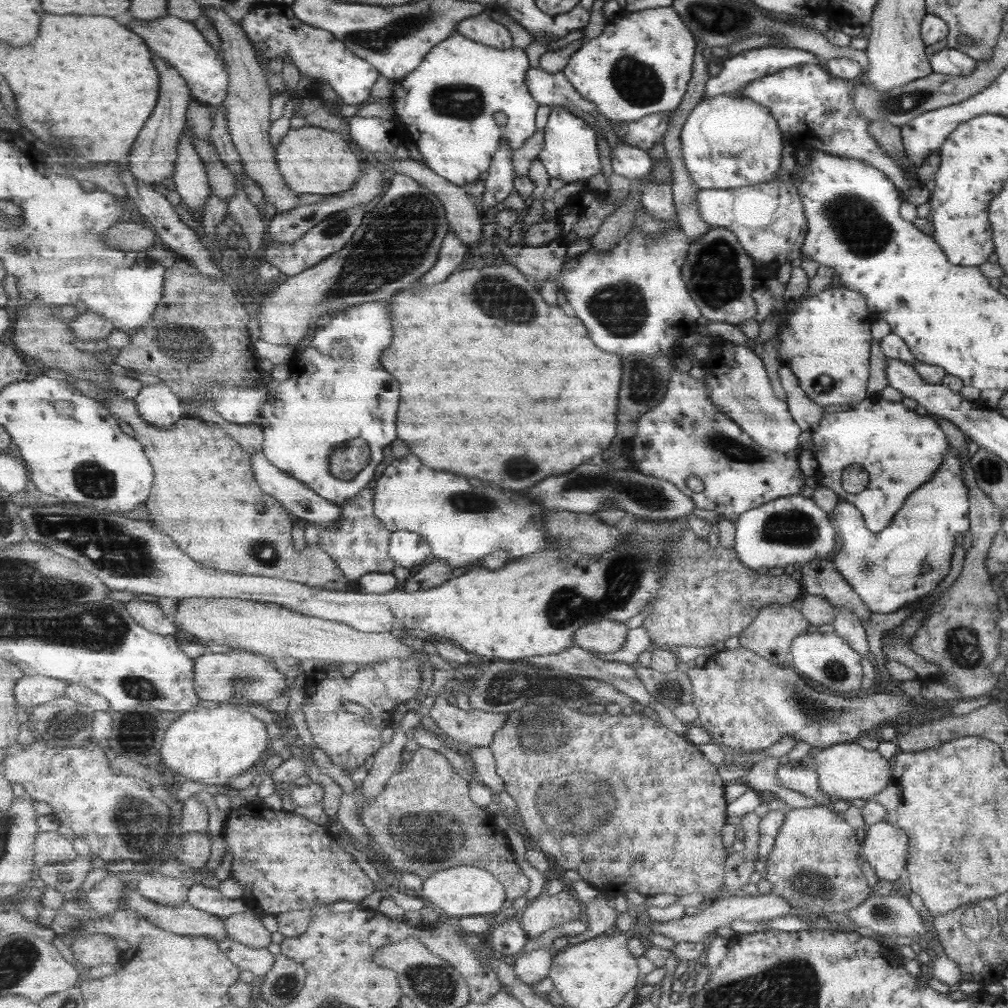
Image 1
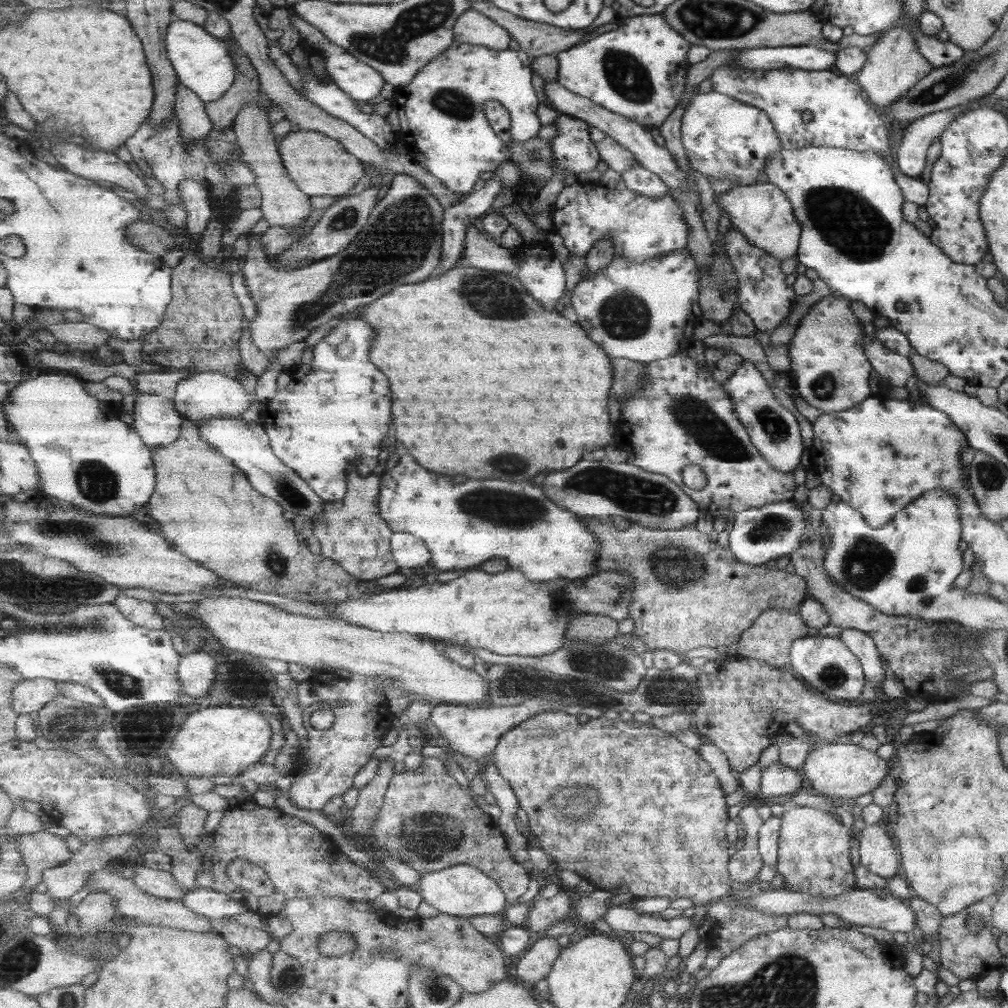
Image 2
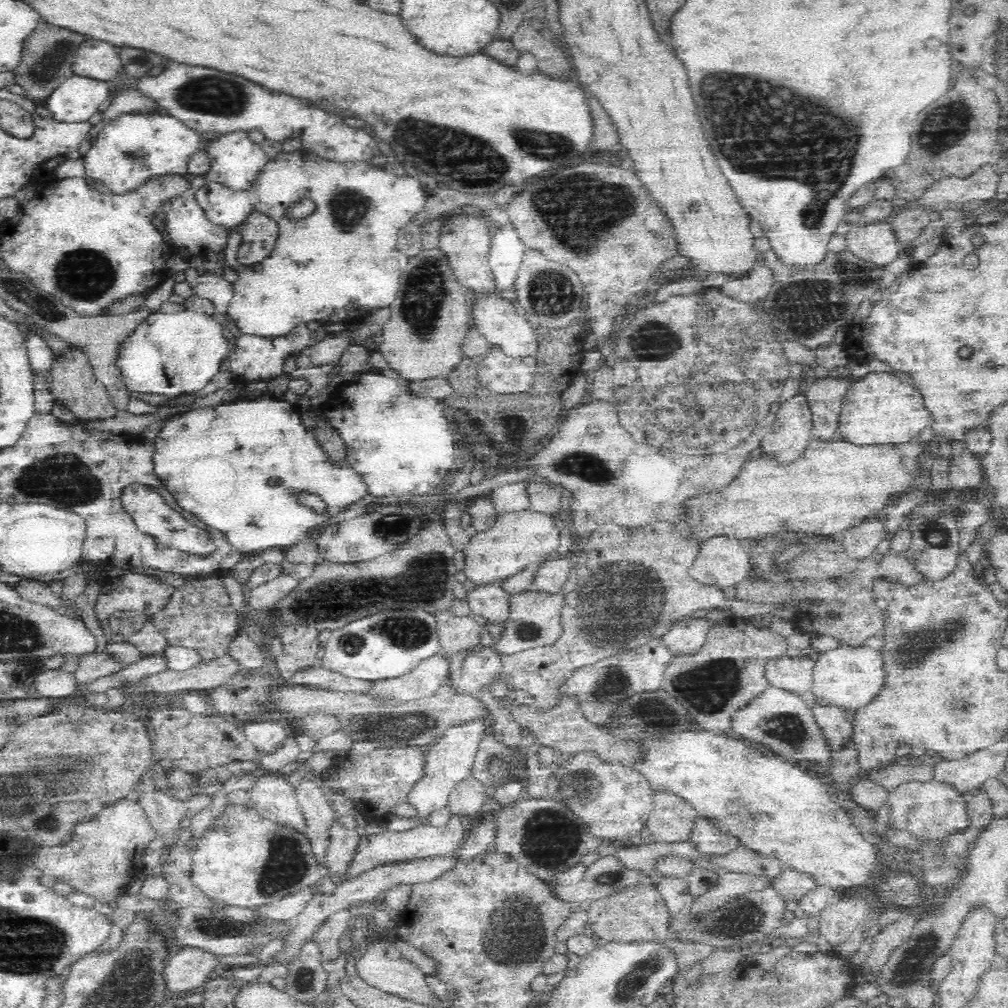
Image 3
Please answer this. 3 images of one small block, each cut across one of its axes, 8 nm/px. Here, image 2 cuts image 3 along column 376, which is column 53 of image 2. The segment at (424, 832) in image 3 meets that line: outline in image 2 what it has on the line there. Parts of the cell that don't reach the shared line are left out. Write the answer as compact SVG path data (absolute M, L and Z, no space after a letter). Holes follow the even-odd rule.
M41 830L35 834L19 836L20 849L28 868L28 890L43 882L44 872L66 863L73 855L65 840L57 834Z

